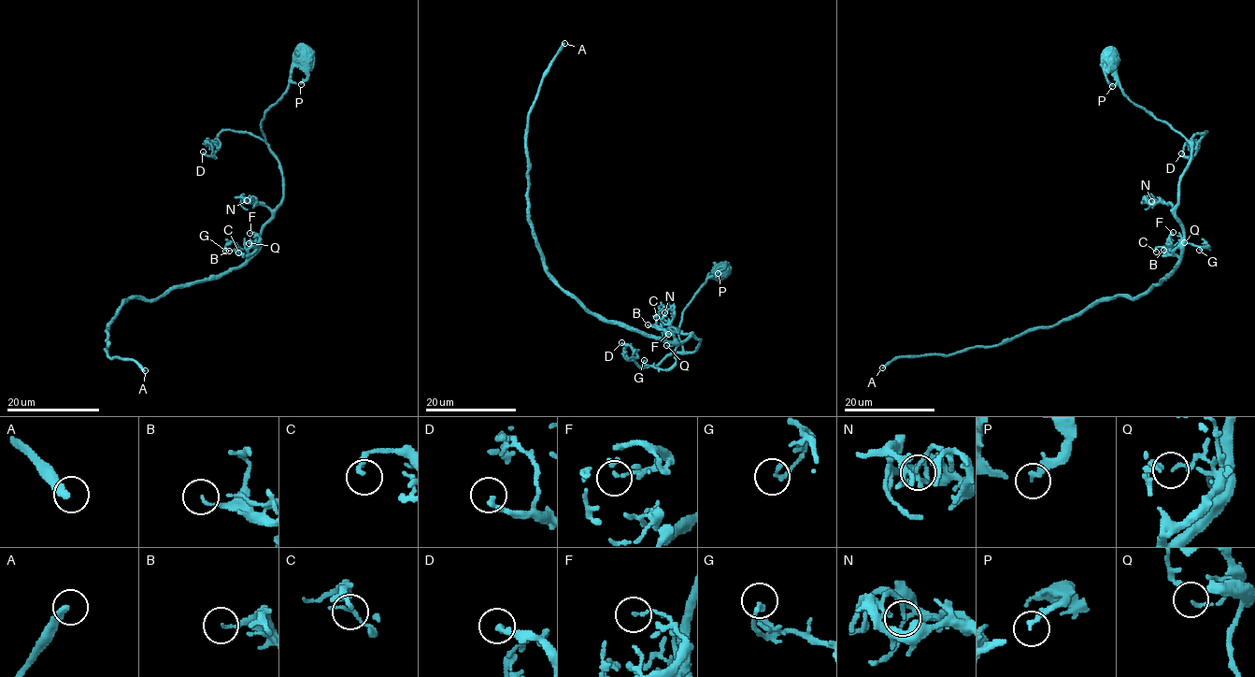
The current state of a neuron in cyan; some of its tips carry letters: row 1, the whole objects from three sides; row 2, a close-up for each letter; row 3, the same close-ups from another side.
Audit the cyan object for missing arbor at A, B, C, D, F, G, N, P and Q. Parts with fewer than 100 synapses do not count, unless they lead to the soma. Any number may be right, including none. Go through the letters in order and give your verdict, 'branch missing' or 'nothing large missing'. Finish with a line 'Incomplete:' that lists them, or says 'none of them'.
A: branch missing
B: nothing large missing
C: nothing large missing
D: nothing large missing
F: nothing large missing
G: nothing large missing
N: nothing large missing
P: nothing large missing
Q: nothing large missing
Incomplete: A

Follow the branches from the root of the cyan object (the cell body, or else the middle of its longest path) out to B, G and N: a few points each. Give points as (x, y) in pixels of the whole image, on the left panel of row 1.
B: (303, 60), (262, 121), (266, 144), (278, 163), (282, 203), (253, 252), (242, 254), (229, 251)
G: (303, 60), (262, 121), (278, 163), (282, 203), (258, 247), (230, 242), (225, 251)
N: (303, 60), (262, 121), (266, 144), (278, 163), (282, 200), (272, 209), (253, 203), (249, 195), (247, 200)

